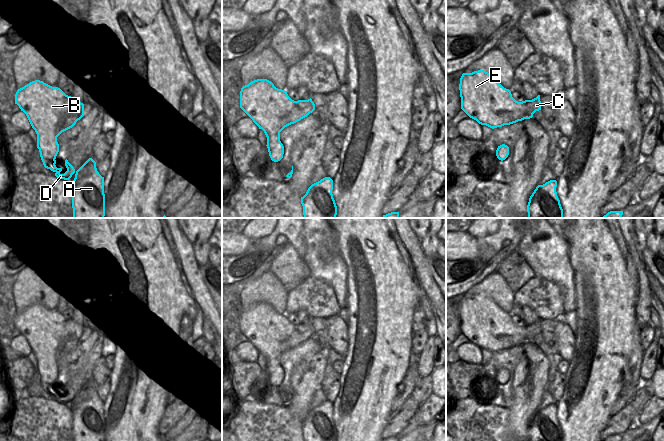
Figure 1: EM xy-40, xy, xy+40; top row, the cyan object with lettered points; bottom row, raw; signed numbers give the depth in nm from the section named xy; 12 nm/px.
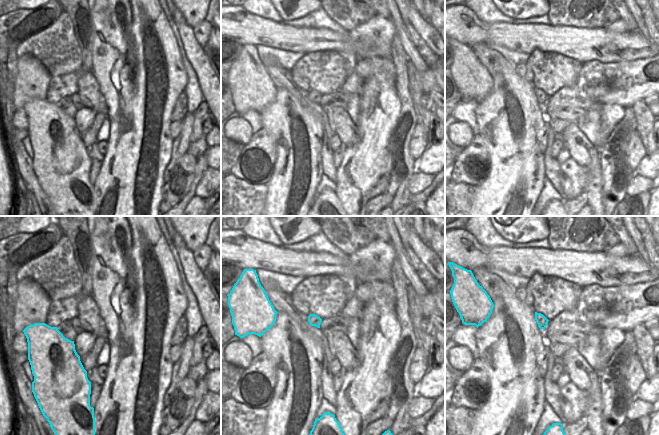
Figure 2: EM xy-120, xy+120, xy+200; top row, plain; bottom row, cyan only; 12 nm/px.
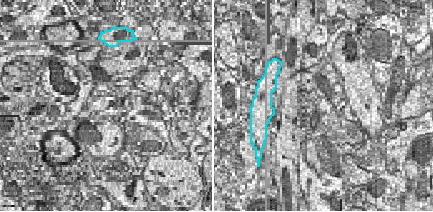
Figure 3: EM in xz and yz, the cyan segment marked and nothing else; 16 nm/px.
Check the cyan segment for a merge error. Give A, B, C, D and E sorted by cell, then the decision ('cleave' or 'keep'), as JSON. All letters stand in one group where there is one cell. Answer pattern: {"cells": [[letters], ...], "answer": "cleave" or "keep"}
{"cells": [["A", "B", "C", "D", "E"]], "answer": "keep"}

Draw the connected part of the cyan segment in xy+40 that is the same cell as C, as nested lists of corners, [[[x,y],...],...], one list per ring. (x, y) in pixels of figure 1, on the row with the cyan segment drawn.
[[[480,69],[472,73],[463,73],[459,84],[461,109],[472,119],[476,120],[481,125],[486,125],[492,129],[510,125],[524,119],[530,119],[536,111],[541,110],[540,95],[532,100],[522,102],[516,101],[509,89],[504,88],[492,75]]]

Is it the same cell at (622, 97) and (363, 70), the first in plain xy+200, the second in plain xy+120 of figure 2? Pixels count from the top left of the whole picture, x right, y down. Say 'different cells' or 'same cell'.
same cell

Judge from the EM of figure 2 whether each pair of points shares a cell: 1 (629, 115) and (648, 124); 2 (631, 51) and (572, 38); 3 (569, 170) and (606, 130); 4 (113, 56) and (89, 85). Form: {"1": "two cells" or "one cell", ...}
{"1": "two cells", "2": "one cell", "3": "one cell", "4": "two cells"}

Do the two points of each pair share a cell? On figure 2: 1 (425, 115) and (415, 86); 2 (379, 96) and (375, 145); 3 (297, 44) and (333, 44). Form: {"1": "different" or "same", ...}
{"1": "same", "2": "same", "3": "same"}

